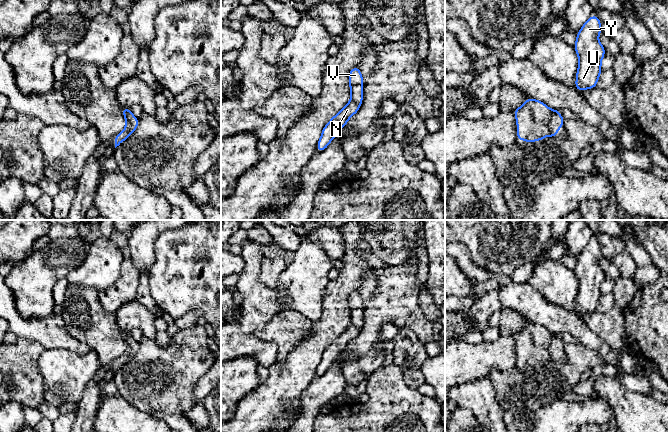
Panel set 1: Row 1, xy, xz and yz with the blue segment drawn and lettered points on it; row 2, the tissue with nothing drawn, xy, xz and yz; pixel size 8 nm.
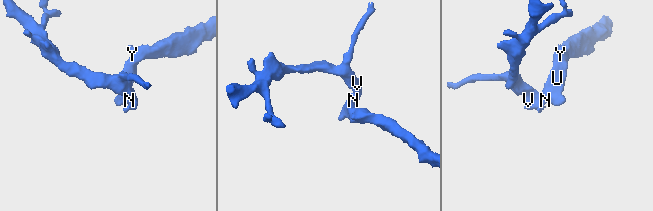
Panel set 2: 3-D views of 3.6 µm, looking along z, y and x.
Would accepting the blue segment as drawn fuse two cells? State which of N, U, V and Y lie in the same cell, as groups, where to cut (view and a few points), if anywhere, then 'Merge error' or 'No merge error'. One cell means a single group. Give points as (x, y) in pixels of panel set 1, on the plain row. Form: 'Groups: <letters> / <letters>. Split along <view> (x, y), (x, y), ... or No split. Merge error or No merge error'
Groups: N U Y / V. Split along xy (126, 332), (130, 357). Merge error

